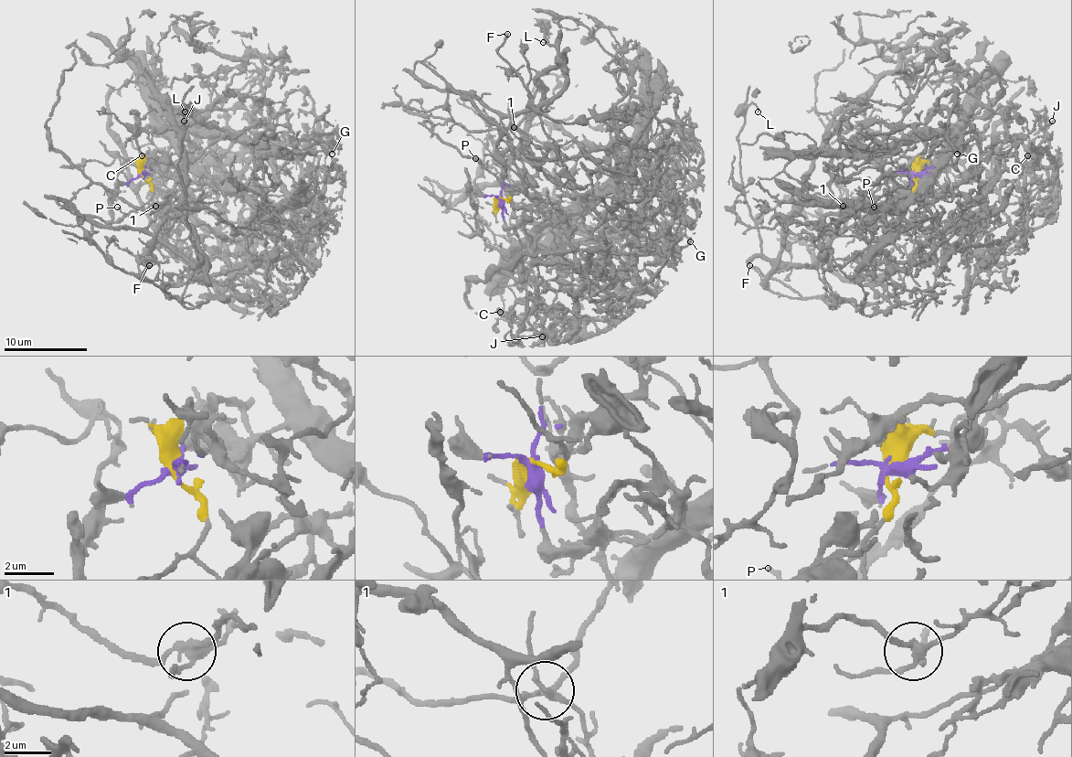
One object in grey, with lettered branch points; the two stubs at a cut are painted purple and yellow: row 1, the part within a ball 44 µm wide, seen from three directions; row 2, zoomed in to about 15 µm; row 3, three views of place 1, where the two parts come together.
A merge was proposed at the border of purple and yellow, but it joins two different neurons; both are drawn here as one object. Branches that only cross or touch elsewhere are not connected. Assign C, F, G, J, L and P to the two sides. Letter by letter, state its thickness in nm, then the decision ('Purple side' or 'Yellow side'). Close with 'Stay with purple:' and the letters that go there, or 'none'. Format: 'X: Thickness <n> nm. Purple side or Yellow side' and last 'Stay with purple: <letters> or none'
C: Thickness 190 nm. Purple side
F: Thickness 240 nm. Yellow side
G: Thickness 320 nm. Purple side
J: Thickness 140 nm. Purple side
L: Thickness 110 nm. Yellow side
P: Thickness 140 nm. Yellow side
Stay with purple: C, G, J

